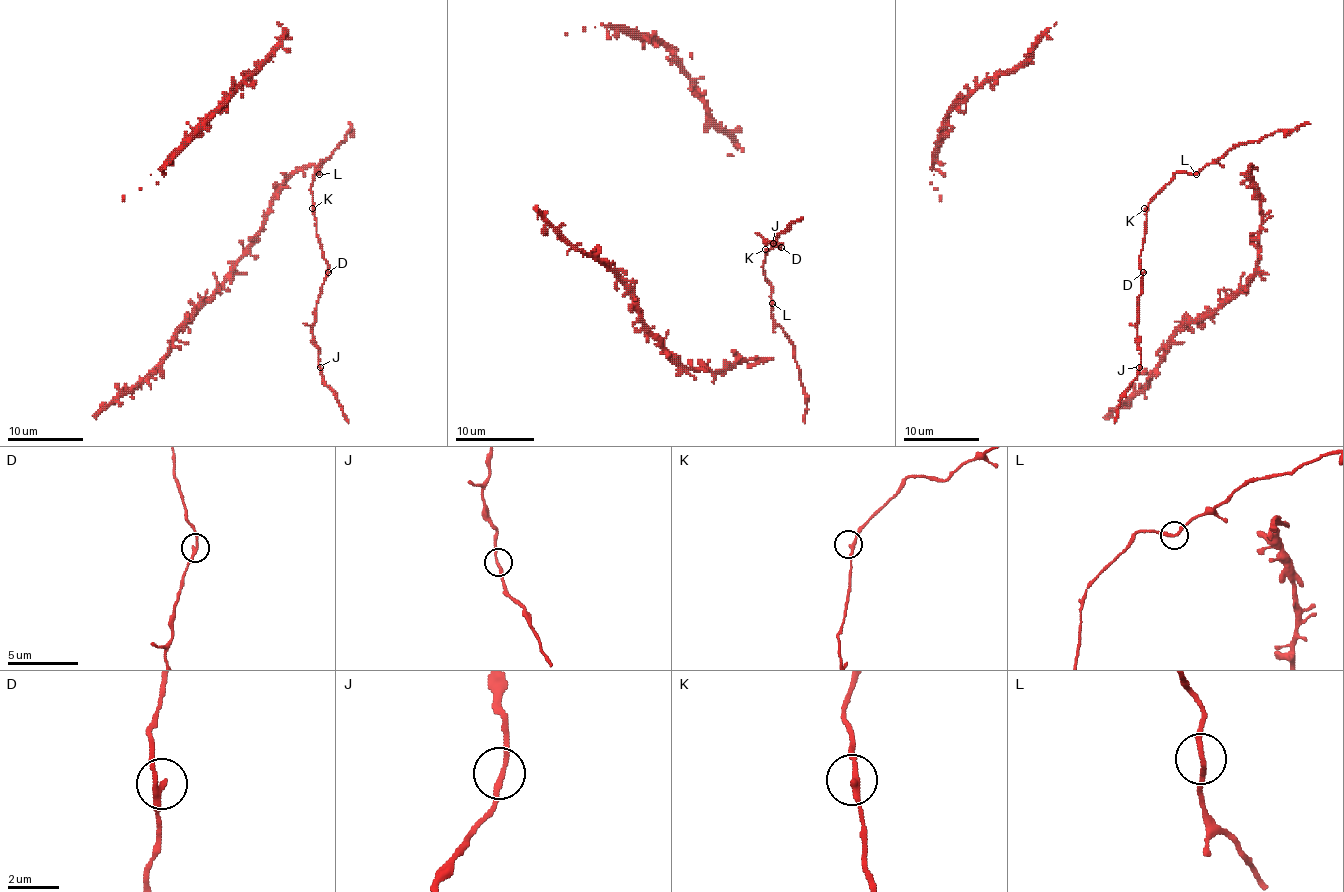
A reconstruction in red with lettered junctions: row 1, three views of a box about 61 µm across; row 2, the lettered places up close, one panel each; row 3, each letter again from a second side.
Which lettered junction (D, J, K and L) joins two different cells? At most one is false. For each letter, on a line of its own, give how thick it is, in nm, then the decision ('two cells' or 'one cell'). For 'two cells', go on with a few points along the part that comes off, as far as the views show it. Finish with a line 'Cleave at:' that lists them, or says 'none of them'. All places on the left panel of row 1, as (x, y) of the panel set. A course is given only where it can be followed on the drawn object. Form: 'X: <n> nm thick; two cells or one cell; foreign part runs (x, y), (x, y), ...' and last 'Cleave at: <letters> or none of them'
D: 200 nm thick; one cell
J: 190 nm thick; one cell
K: 200 nm thick; one cell
L: 200 nm thick; one cell
Cleave at: none of them

